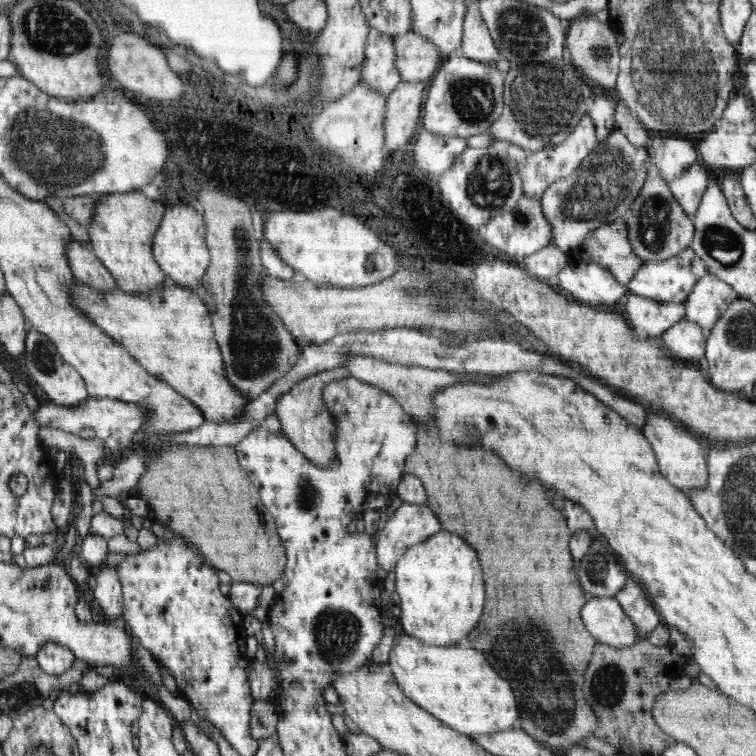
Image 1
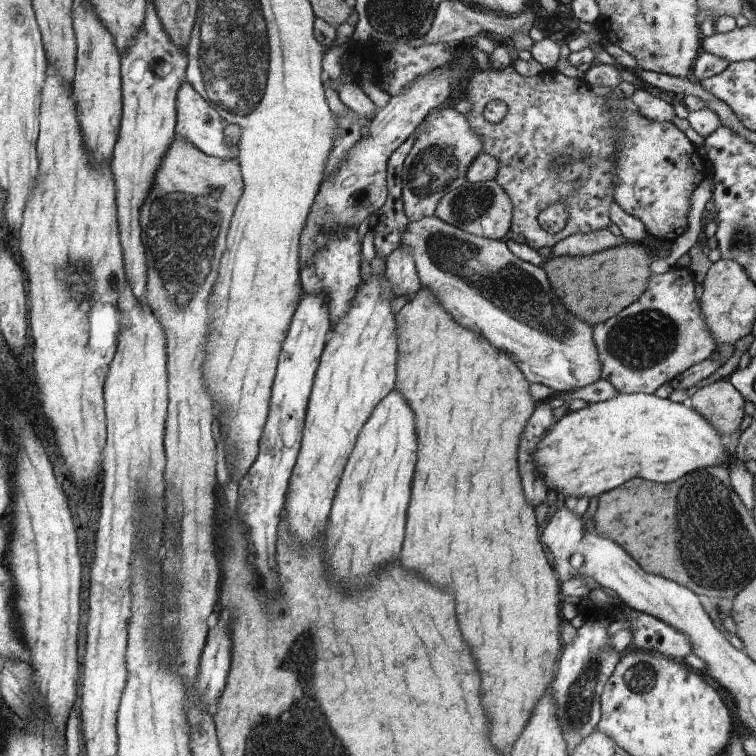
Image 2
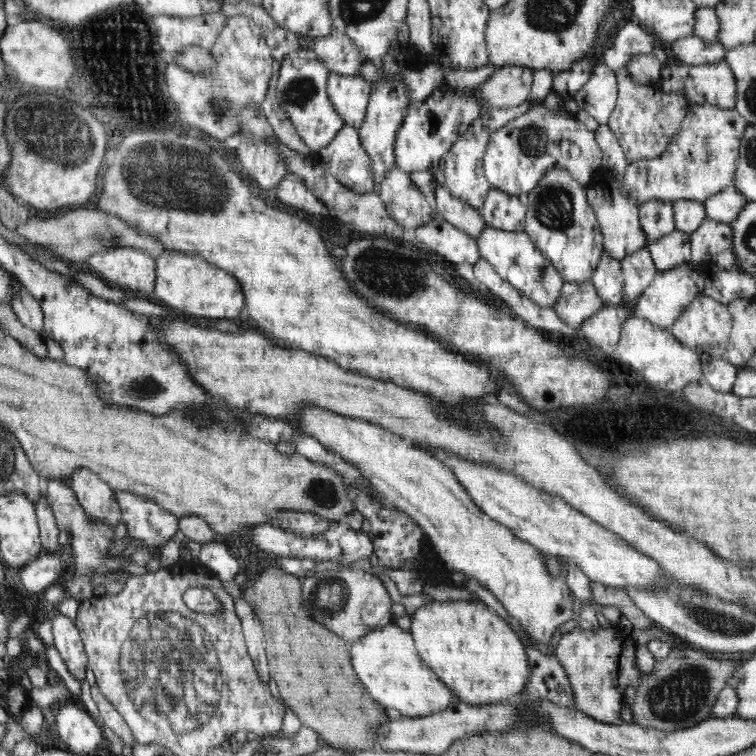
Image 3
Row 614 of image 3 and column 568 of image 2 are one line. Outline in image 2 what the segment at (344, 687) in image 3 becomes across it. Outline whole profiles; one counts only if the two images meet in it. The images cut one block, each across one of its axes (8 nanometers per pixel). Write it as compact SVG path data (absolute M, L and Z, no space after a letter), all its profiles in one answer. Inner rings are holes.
M625 242L624 245L587 257L556 257L550 255L542 264L551 286L568 310L592 326L606 322L642 296L646 286L648 254L642 244Z

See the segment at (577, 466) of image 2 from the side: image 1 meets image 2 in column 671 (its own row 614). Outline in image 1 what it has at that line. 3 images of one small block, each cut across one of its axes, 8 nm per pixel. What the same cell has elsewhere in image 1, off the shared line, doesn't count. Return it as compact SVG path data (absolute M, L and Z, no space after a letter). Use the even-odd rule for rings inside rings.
M440 530L425 542L411 547L396 564L396 593L400 597L400 633L432 646L466 643L482 616L483 570L470 544L458 535Z

